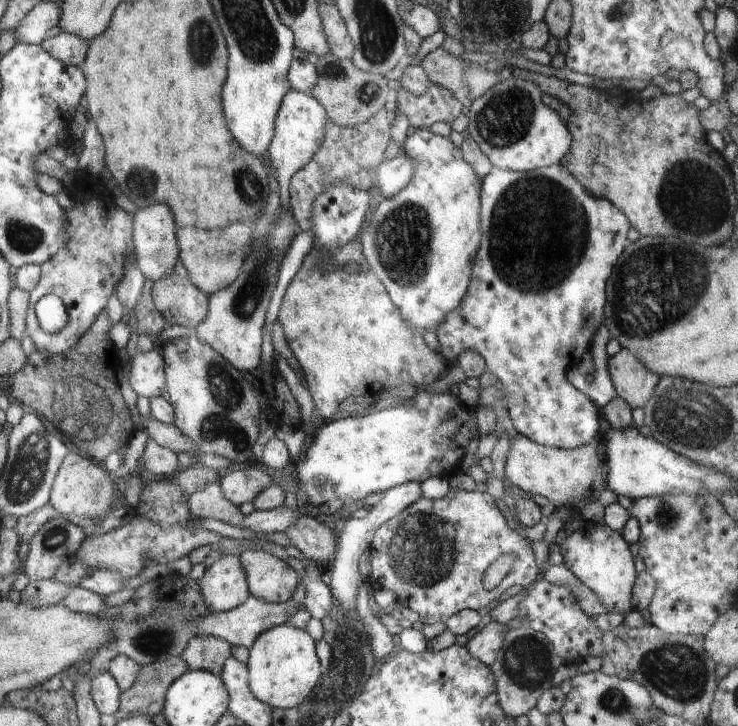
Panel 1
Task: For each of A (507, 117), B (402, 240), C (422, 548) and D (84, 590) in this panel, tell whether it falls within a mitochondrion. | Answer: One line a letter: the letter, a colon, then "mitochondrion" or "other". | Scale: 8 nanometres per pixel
A: mitochondrion
B: mitochondrion
C: mitochondrion
D: other

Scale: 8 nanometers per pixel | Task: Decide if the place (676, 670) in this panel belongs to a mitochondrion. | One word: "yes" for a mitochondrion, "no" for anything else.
yes

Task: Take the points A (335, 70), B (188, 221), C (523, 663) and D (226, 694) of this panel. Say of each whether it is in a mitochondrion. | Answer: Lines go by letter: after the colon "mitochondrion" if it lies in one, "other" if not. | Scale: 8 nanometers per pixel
A: mitochondrion
B: other
C: mitochondrion
D: other

